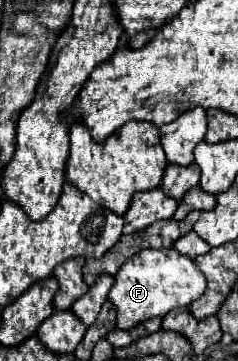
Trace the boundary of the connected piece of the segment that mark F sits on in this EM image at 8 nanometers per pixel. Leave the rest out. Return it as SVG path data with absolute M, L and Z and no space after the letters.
M175 248L169 250L141 250L129 258L115 274L115 284L109 300L117 308L117 328L129 330L155 316L165 316L173 308L187 308L205 292L207 280L195 262Z

